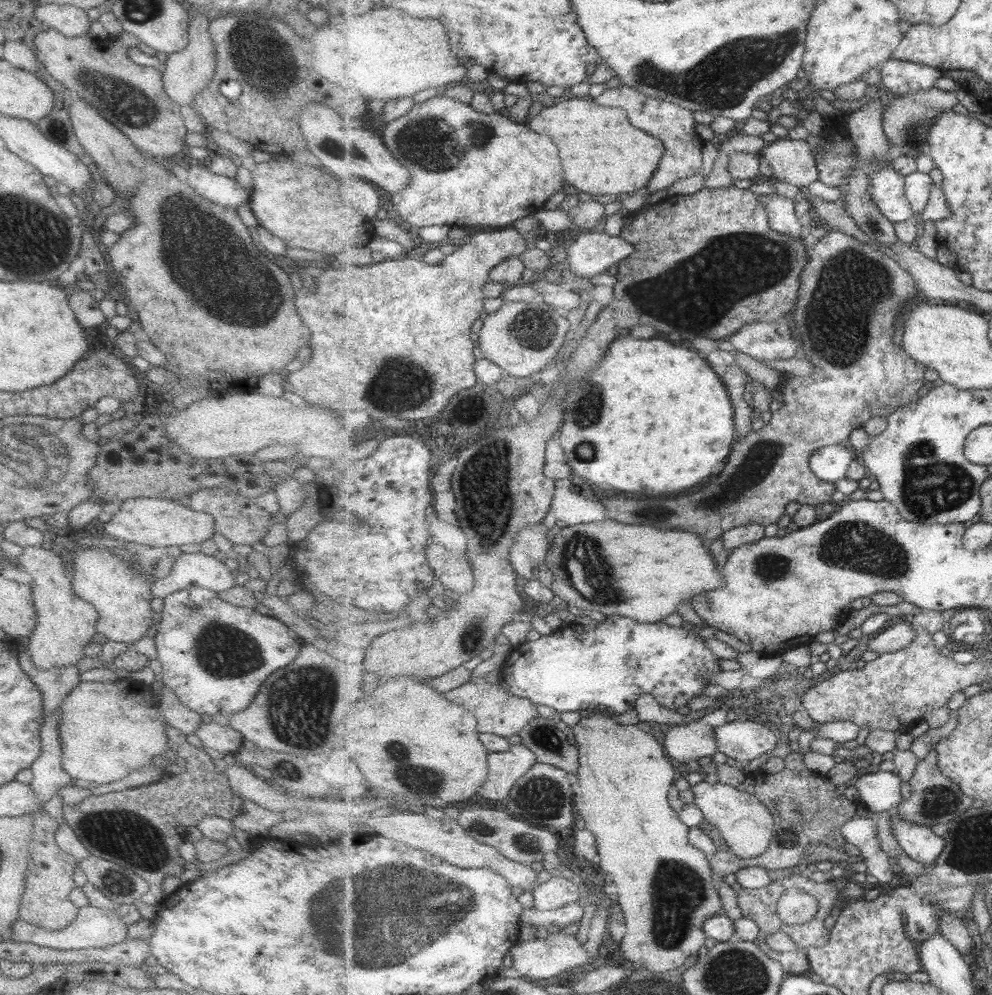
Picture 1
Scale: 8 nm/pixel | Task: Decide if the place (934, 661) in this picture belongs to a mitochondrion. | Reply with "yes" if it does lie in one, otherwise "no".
no

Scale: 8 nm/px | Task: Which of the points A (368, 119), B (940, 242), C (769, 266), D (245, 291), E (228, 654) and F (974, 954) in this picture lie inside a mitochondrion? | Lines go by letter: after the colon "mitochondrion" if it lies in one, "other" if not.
A: other
B: other
C: mitochondrion
D: mitochondrion
E: mitochondrion
F: other

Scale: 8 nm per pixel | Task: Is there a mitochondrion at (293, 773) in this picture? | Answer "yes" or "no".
no

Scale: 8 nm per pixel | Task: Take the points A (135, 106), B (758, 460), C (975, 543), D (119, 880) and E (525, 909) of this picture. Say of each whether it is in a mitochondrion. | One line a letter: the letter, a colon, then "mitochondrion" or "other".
A: mitochondrion
B: mitochondrion
C: other
D: mitochondrion
E: other

